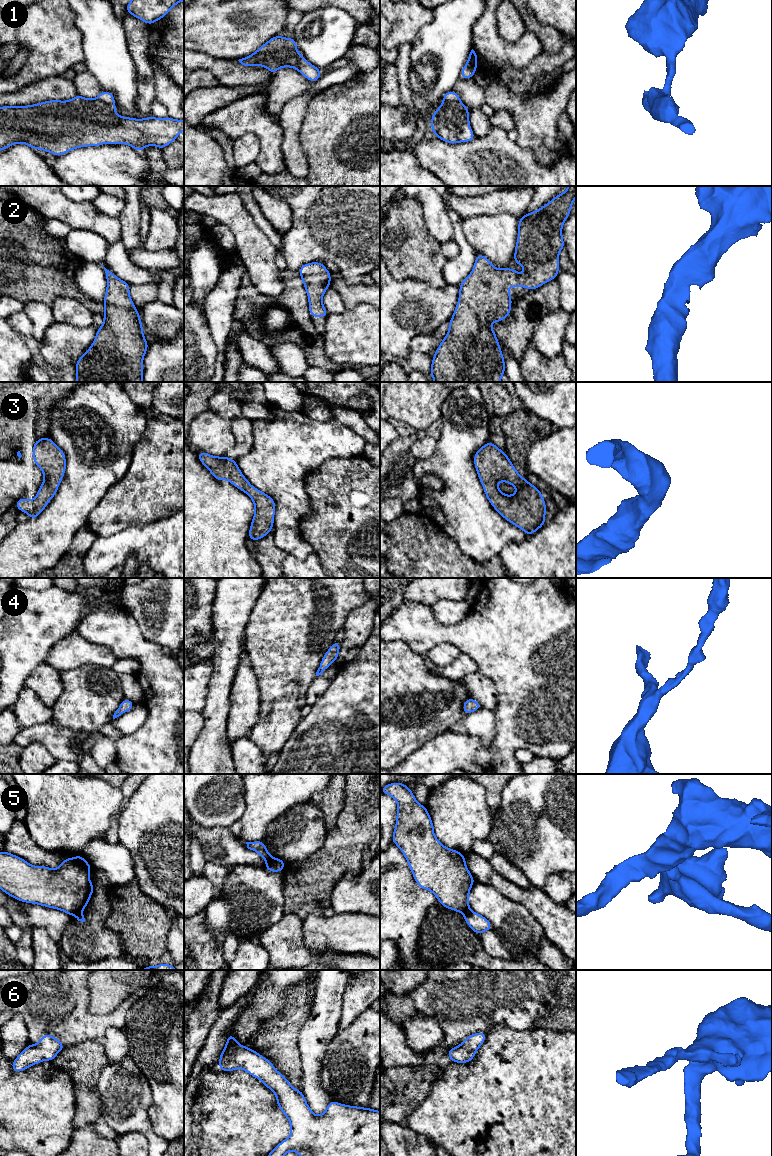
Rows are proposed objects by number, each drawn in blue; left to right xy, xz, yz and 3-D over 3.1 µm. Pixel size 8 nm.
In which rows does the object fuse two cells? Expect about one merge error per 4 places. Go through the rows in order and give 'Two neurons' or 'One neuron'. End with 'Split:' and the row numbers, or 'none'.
1: Two neurons
2: One neuron
3: One neuron
4: One neuron
5: Two neurons
6: One neuron
Split: 1, 5

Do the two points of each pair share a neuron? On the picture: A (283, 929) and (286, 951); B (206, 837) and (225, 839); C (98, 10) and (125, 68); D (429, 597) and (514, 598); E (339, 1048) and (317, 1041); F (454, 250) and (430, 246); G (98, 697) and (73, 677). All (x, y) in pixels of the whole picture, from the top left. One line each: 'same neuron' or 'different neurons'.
A: same neuron
B: same neuron
C: same neuron
D: different neurons
E: different neurons
F: different neurons
G: same neuron

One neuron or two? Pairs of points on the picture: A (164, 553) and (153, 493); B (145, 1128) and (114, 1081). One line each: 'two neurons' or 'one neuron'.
A: two neurons
B: one neuron

